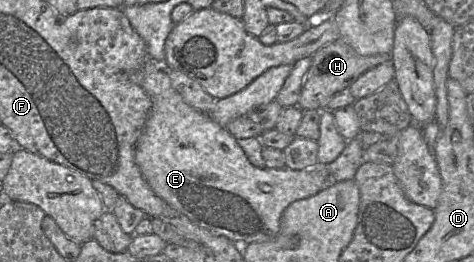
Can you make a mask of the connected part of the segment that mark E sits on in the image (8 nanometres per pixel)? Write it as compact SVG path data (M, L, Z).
M149 59L141 69L131 74L131 80L139 84L152 101L135 151L135 160L143 177L157 196L212 233L242 245L269 241L278 234L281 216L292 202L313 196L333 182L330 181L327 166L317 165L300 170L254 166L227 127L183 100L172 86L163 63Z

